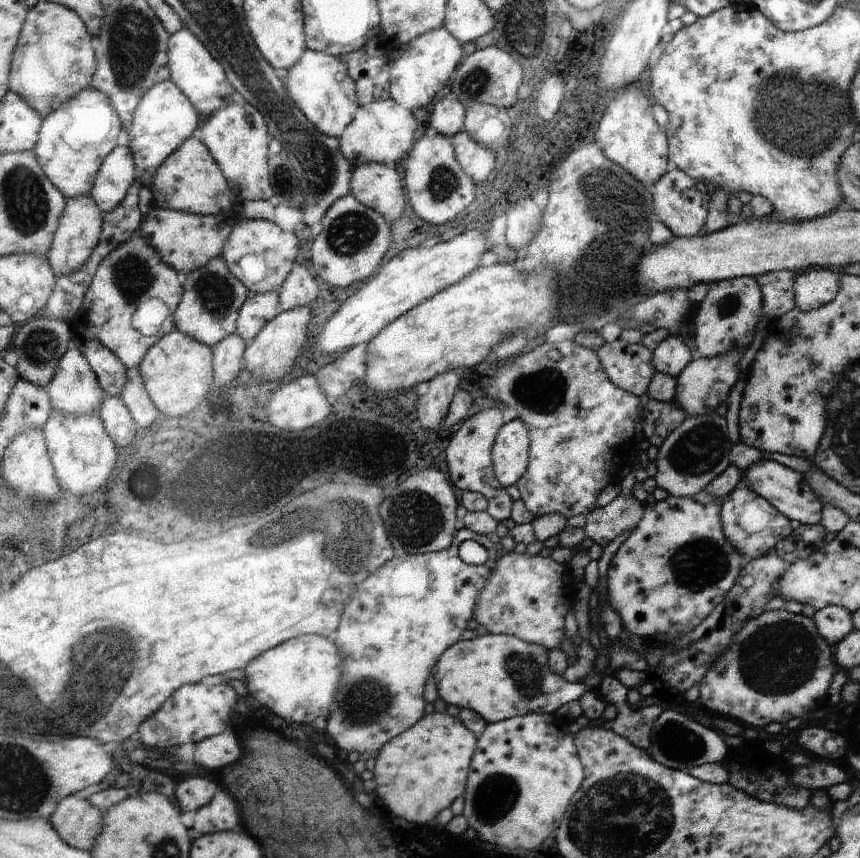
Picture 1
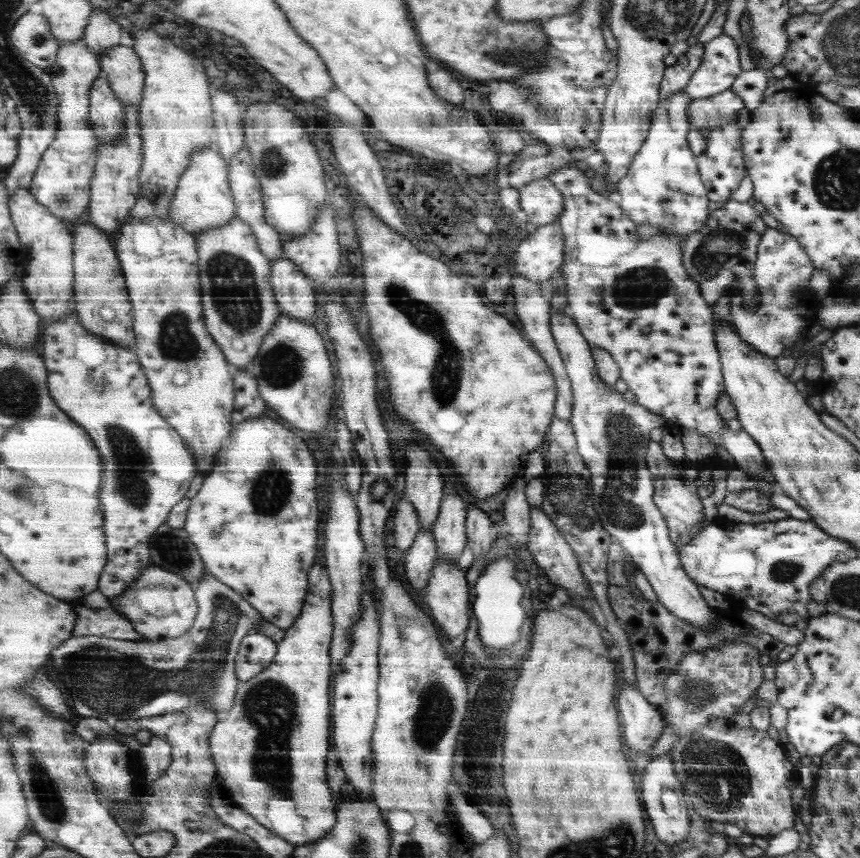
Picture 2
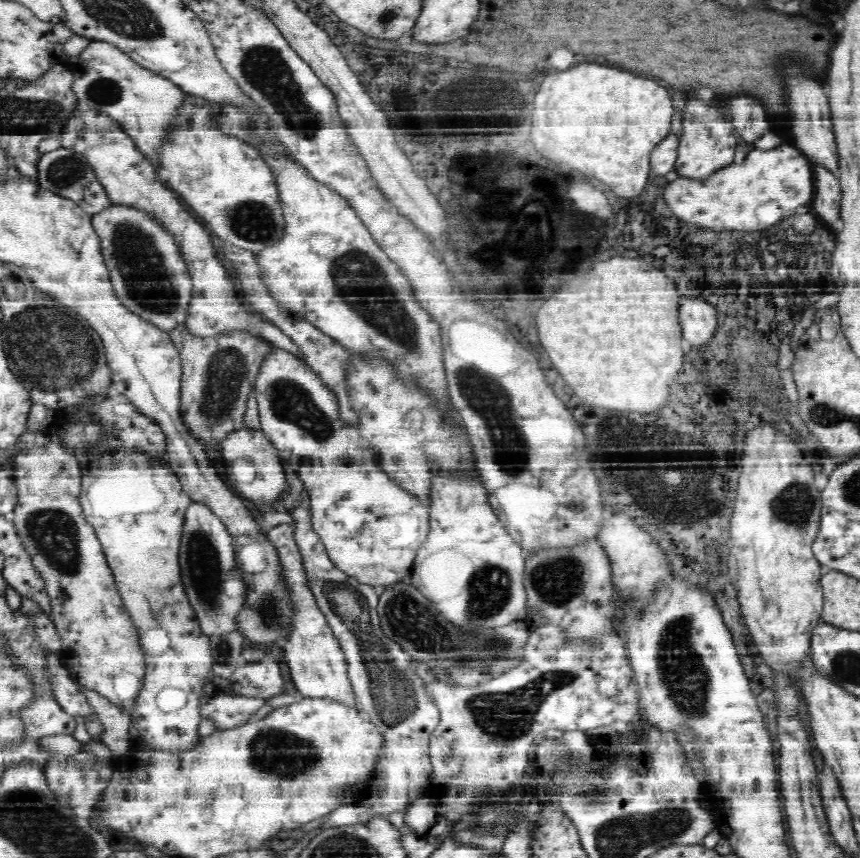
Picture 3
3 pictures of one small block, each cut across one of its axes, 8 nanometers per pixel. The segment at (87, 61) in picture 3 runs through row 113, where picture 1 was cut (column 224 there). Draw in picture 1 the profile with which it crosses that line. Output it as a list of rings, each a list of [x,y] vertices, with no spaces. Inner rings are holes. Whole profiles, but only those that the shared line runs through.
[[[233,92],[229,102],[209,118],[203,118],[197,136],[209,146],[217,164],[225,172],[235,196],[239,200],[269,200],[275,196],[275,188],[271,182],[271,130],[265,116],[251,102],[245,100],[243,94]]]

